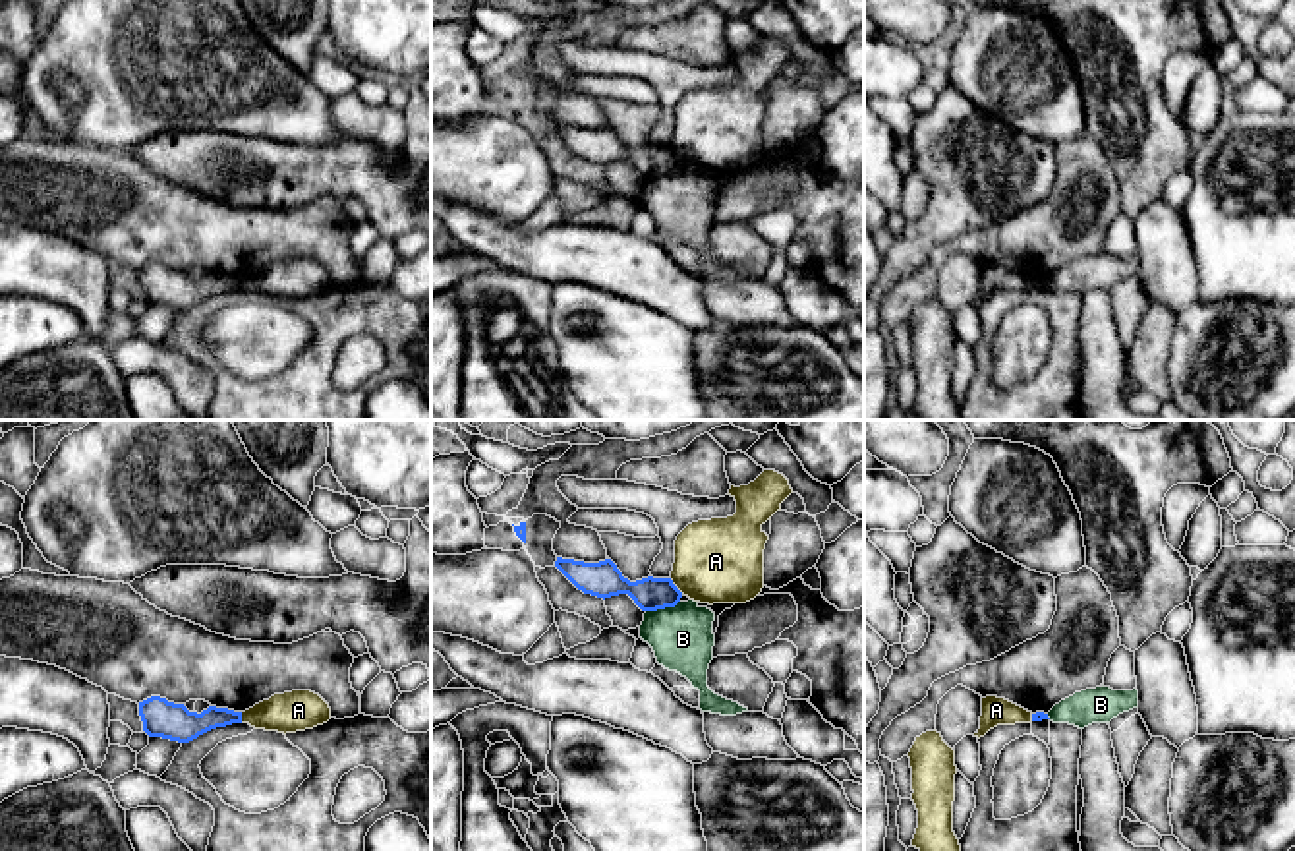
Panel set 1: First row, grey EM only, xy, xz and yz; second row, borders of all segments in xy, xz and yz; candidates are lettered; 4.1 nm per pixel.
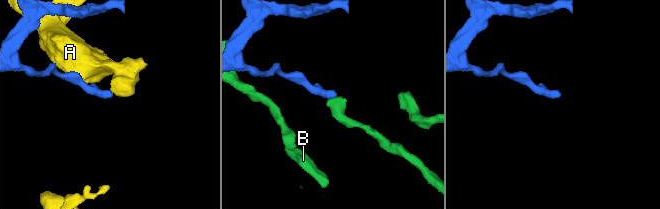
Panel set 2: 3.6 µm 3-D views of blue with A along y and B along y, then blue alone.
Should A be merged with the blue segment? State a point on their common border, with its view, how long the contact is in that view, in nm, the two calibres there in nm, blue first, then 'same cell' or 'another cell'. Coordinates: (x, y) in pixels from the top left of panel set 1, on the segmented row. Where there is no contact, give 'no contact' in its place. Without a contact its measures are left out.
contact xz (675, 586); length 90 nm; calibres 140 and 360 nm; another cell

